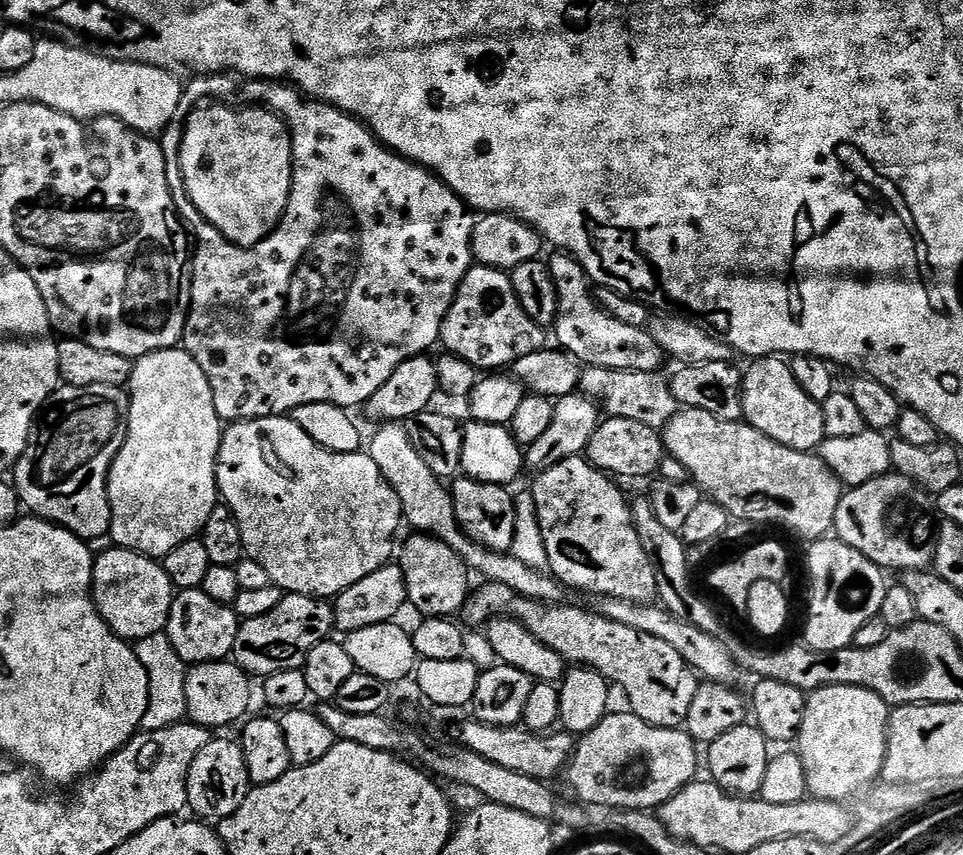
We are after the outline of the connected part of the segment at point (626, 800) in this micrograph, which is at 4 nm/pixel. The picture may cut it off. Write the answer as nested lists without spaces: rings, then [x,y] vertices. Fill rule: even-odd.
[[[609,711],[602,722],[594,726],[594,730],[583,733],[566,765],[568,788],[576,795],[573,797],[585,806],[634,812],[658,810],[666,801],[674,798],[678,790],[697,779],[698,744],[691,733],[683,727],[656,726],[637,716],[635,711],[627,711]],[[639,760],[644,763],[648,777],[641,784],[623,784],[620,779],[623,778],[624,771]]]

